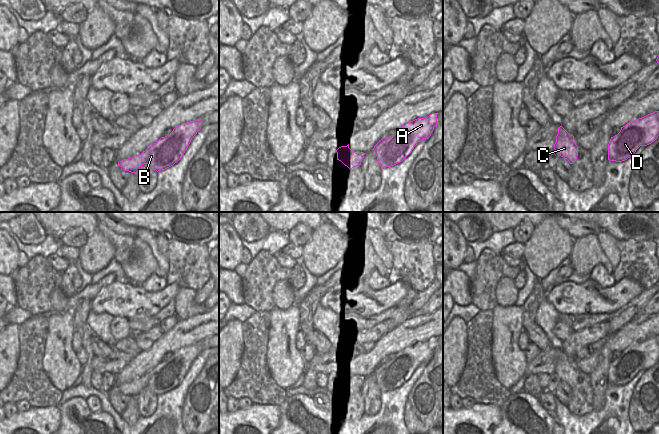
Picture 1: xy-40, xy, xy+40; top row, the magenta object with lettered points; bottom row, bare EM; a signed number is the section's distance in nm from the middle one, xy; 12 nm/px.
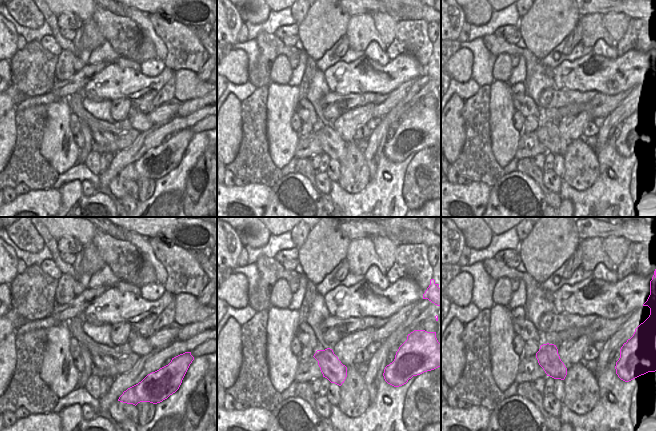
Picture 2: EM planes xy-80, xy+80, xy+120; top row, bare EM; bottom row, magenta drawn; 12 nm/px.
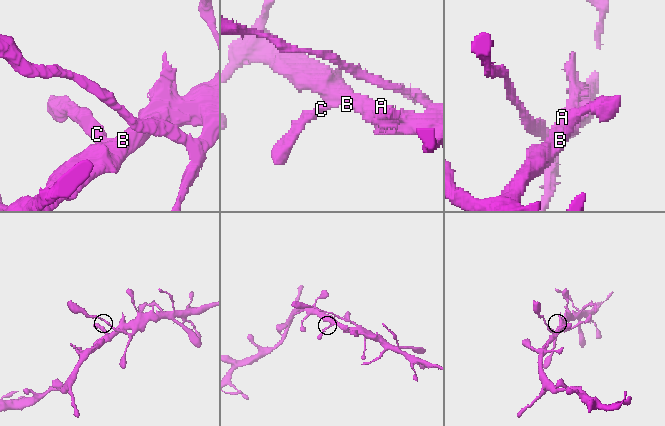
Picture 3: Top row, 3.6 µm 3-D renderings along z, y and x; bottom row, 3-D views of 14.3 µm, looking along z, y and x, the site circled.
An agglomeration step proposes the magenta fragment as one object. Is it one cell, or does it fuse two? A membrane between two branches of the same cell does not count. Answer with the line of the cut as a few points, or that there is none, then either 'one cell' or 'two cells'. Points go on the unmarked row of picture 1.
no cut; one cell

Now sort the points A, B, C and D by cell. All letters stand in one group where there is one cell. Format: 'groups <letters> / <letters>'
groups A B C D

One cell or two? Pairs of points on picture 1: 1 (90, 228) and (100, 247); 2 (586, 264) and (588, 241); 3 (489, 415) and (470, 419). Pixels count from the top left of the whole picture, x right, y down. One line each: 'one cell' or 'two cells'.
1: two cells
2: one cell
3: one cell

